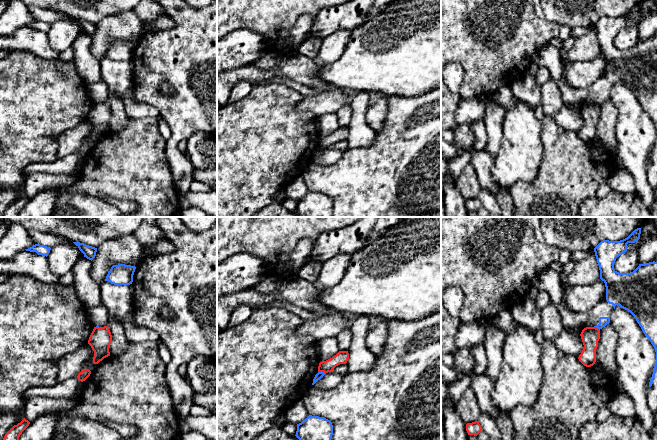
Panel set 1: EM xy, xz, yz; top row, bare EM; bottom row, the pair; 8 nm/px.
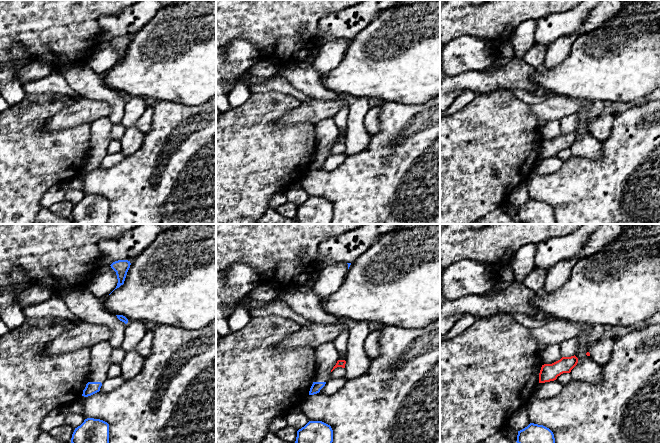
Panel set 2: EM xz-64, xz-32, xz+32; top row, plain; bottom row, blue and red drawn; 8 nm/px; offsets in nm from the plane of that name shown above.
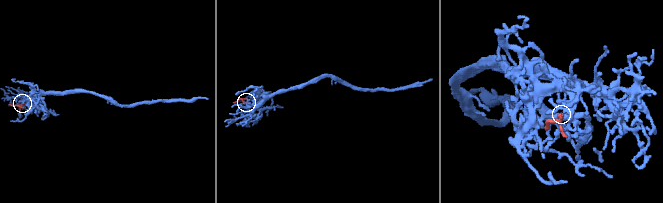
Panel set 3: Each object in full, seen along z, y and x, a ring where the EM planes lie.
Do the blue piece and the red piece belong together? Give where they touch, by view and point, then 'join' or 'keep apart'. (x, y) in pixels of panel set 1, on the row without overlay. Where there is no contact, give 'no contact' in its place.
meets blue in xz at (322, 148); keep apart

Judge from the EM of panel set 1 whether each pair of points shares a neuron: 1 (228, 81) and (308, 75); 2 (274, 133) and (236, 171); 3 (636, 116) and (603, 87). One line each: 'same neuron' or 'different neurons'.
1: same neuron
2: same neuron
3: different neurons

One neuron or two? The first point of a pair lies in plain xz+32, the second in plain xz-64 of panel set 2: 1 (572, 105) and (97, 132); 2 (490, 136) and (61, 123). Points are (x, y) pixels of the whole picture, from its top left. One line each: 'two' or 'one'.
1: two
2: two

